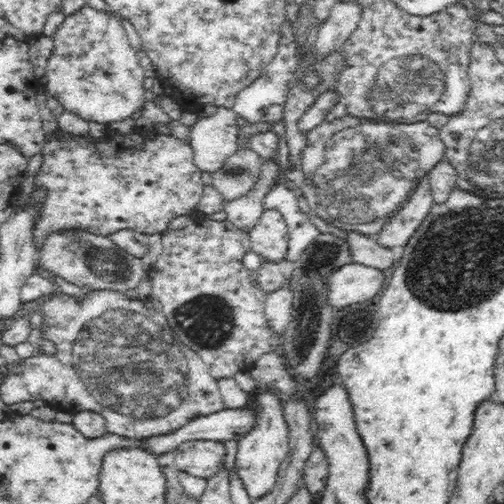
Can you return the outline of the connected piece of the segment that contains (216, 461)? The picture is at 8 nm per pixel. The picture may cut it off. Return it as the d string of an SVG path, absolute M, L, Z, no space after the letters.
M212 440L184 442L174 451L176 469L195 477L212 478L224 464L226 447Z

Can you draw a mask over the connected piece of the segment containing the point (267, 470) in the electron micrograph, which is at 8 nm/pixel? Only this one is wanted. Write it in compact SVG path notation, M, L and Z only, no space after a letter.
M266 391L259 394L256 398L258 408L254 410L256 413L256 427L246 434L237 446L235 459L235 467L238 473L238 478L242 480L244 488L251 500L262 498L268 494L276 484L276 476L278 476L279 466L282 461L288 456L290 445L290 429L284 420L283 405L284 397L276 391Z

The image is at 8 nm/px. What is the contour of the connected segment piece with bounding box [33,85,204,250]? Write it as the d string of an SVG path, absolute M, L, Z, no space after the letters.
M43 89L36 94L37 105L43 122L46 144L41 150L43 164L36 174L34 189L43 188L45 199L39 206L41 212L35 218L33 241L38 250L48 235L64 230L87 230L95 235L110 236L119 230L136 230L142 234L163 233L170 221L176 216L189 214L200 202L204 182L202 171L193 161L192 147L173 135L158 134L155 138L144 138L134 132L104 139L88 135L81 137L60 130L57 118L46 105L46 94Z

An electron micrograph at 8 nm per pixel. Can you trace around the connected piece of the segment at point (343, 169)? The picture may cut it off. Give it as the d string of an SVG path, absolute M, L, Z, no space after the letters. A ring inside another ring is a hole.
M347 114L344 118L335 118L329 123L324 120L316 125L307 133L306 141L308 144L301 153L300 168L308 179L306 186L302 184L299 189L307 199L309 208L334 227L373 237L408 202L409 194L412 194L422 175L445 158L445 146L439 129L426 118L416 123L401 123L365 120ZM318 201L323 203L322 208L317 207Z

